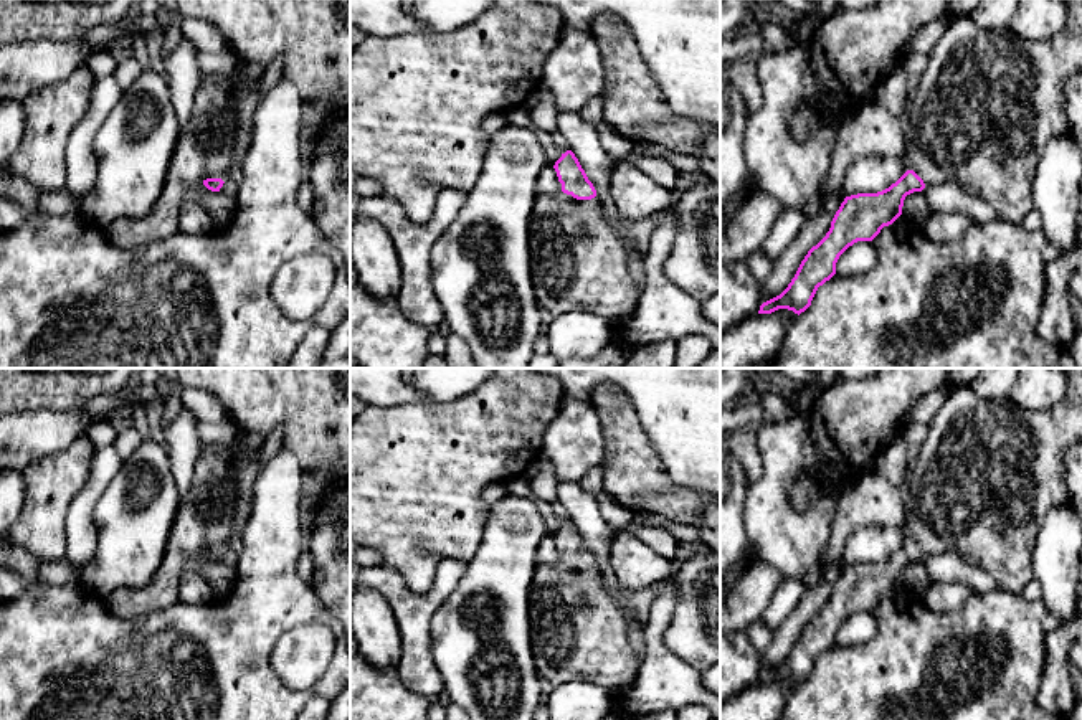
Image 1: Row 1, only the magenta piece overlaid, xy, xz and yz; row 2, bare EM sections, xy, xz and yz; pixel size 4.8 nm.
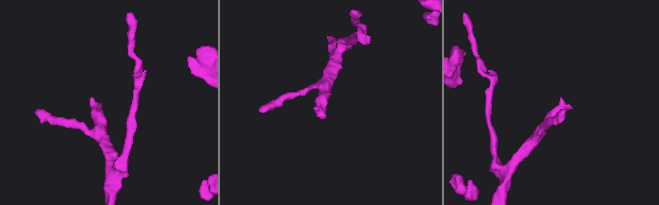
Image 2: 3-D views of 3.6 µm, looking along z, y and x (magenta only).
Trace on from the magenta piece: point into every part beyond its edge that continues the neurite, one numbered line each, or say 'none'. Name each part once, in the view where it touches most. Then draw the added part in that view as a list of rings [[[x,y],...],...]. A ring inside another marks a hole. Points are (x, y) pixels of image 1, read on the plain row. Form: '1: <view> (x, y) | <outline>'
1: xz (578, 630) | [[[539,563],[529,593],[530,641],[540,679],[555,687],[573,679],[593,682],[623,703],[636,682],[638,656],[629,642],[628,621],[634,609],[628,596],[613,594],[598,566],[573,570],[560,563]]]

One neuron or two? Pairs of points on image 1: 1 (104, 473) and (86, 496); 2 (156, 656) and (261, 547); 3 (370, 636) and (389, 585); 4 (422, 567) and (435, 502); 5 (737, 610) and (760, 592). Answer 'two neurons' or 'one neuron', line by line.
1: one neuron
2: one neuron
3: two neurons
4: one neuron
5: one neuron

